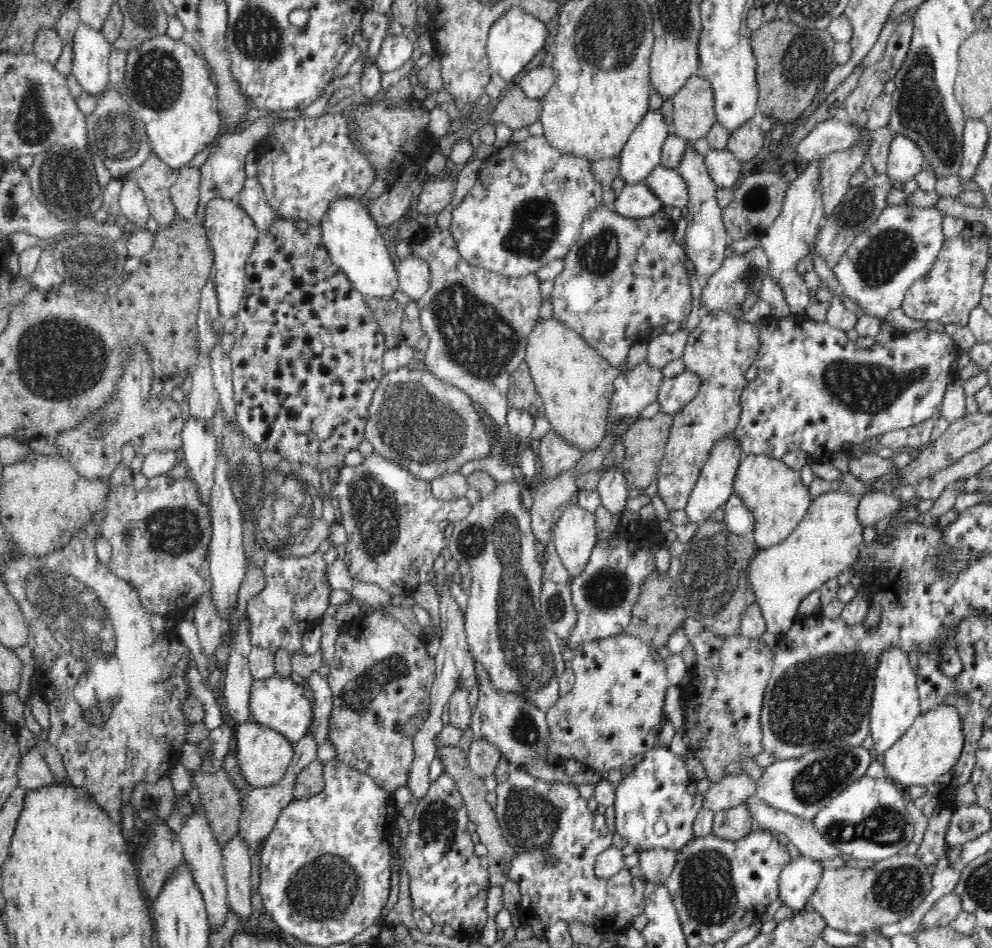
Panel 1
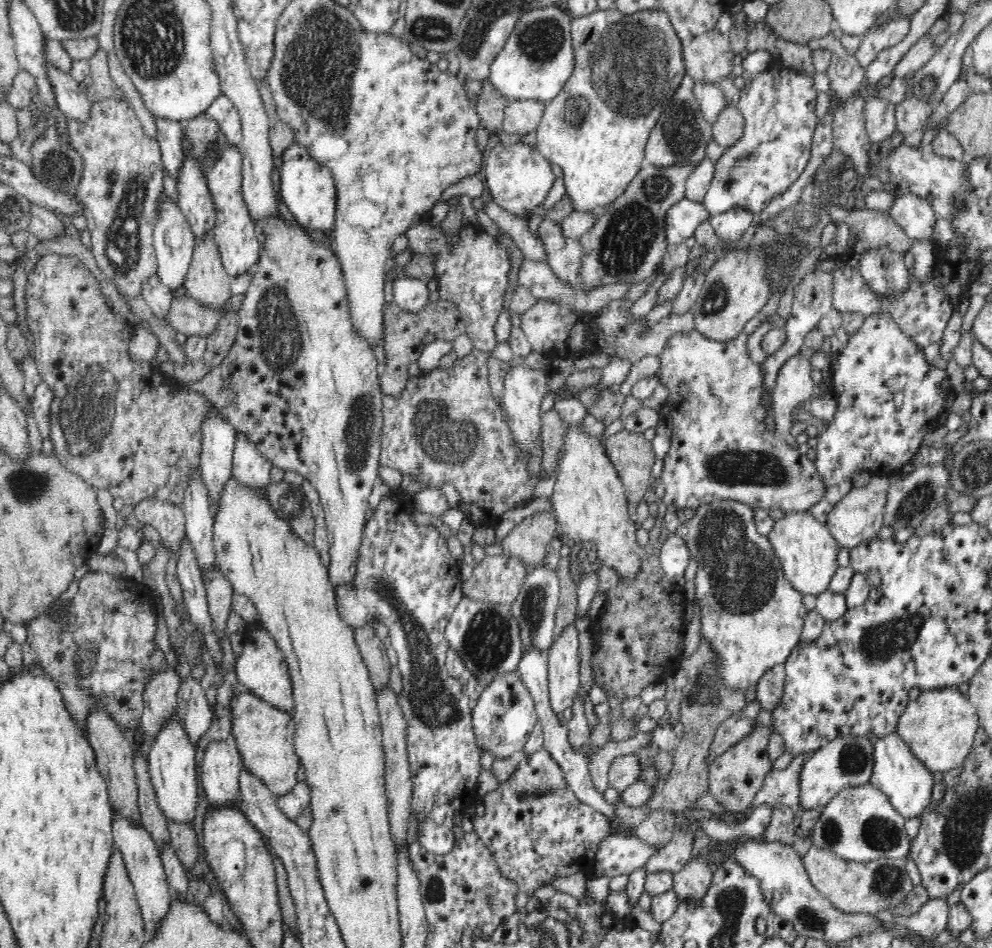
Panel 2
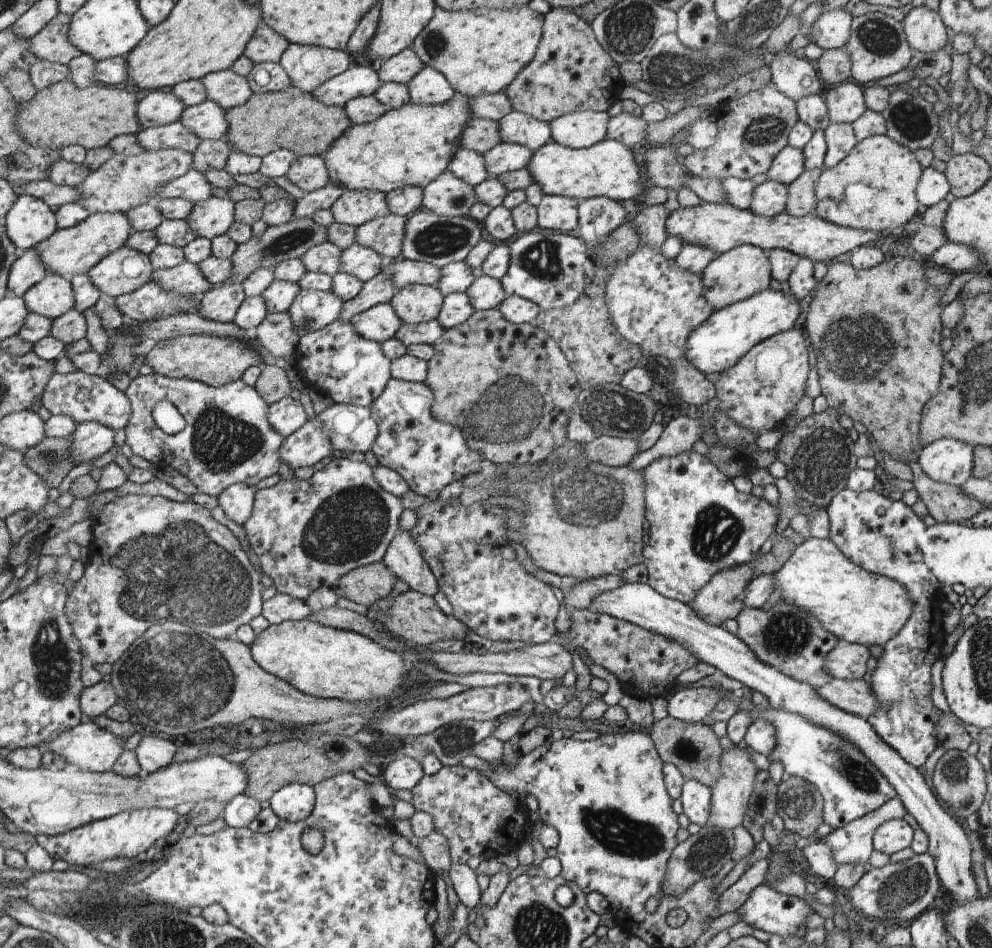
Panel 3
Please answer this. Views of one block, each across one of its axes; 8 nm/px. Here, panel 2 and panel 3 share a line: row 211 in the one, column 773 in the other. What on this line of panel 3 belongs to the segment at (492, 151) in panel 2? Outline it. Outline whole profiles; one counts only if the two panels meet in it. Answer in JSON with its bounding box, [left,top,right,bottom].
[643,451,781,603]

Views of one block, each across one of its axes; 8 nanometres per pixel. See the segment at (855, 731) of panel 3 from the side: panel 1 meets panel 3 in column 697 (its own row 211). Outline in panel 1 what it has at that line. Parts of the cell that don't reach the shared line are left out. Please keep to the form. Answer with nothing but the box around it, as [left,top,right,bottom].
[612,183,663,219]

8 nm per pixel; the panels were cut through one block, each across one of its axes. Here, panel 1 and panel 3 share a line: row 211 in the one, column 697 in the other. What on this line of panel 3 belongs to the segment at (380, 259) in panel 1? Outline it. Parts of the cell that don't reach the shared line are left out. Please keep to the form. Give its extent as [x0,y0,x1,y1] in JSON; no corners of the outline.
[685,289,800,375]

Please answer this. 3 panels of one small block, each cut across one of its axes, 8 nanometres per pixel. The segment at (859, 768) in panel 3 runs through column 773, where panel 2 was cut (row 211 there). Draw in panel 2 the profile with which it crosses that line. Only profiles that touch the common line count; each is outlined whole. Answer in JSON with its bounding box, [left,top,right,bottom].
[703,70,817,215]

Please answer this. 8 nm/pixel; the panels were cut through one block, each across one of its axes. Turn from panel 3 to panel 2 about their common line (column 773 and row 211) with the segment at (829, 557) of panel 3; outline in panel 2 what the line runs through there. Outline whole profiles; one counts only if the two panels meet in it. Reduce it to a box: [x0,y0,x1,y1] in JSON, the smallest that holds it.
[535,7,686,212]

